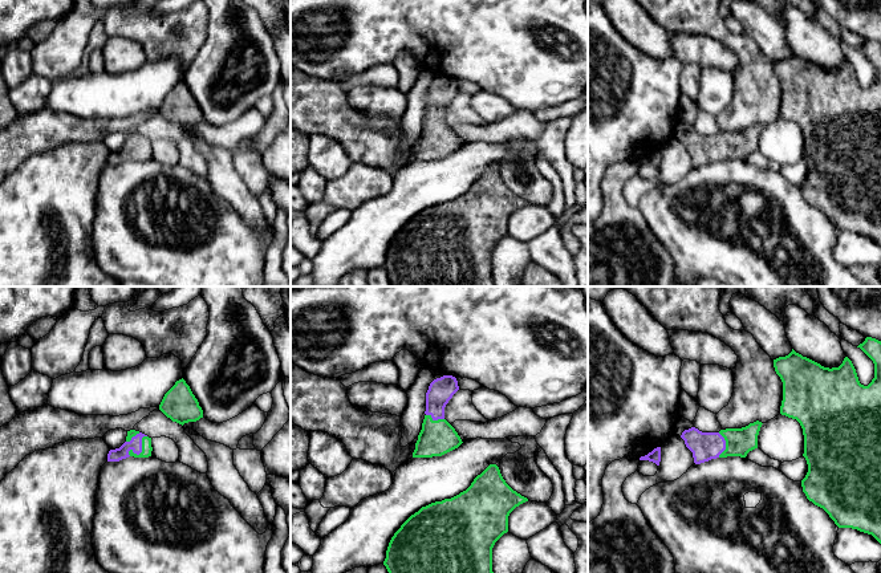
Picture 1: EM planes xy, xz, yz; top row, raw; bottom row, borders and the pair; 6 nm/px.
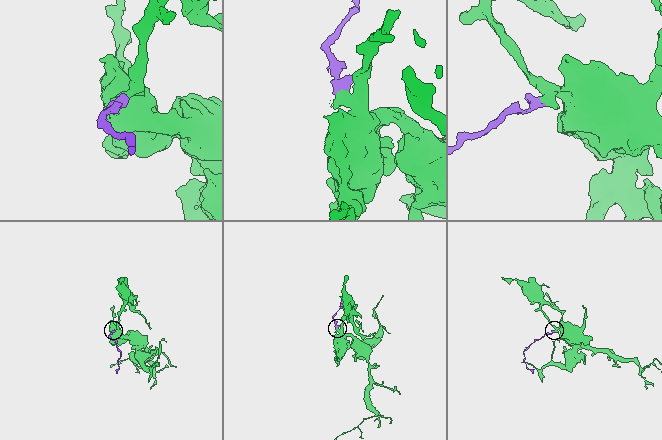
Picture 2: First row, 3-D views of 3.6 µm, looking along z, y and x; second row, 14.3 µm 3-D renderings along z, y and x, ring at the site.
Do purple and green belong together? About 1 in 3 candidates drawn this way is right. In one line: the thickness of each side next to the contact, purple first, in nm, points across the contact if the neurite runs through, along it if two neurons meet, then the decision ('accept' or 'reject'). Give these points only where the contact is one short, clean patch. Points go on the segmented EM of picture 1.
80 nm thick on the purple side, 60 nm on the other; runs through xy (135, 443), (141, 451), (146, 442); accept

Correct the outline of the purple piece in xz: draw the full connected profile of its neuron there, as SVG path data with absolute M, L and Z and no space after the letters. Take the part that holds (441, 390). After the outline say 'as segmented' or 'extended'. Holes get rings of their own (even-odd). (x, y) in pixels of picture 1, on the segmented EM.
M443 375L430 383L426 393L426 415L413 458L442 456L463 443L444 419L444 407L458 390L458 381L452 375Z; extended

